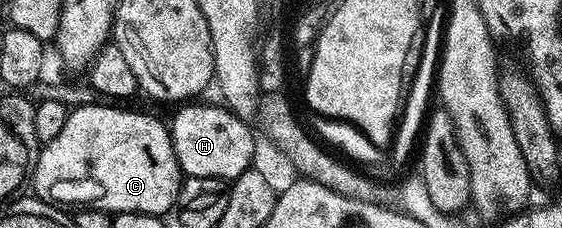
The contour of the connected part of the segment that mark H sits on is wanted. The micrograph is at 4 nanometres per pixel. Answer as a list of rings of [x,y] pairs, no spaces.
[[[201,103],[182,104],[173,117],[173,125],[171,121],[173,146],[182,174],[185,177],[214,177],[232,183],[253,164],[254,130],[249,130],[246,122],[228,107],[197,104]]]

